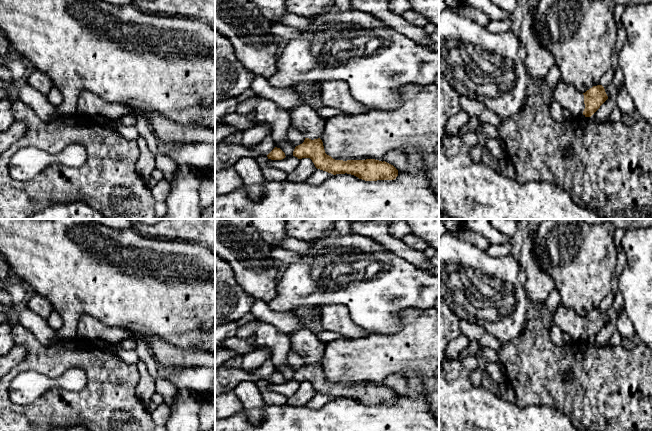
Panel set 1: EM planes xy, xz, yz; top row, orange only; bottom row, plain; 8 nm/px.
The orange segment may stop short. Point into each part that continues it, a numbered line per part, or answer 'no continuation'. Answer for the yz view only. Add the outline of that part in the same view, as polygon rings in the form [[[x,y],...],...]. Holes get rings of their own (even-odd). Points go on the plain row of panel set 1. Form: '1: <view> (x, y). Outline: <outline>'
1: yz (572, 324). Outline: [[[562,303],[552,317],[555,325],[567,335],[571,343],[581,342],[585,333],[583,317],[579,316]]]

